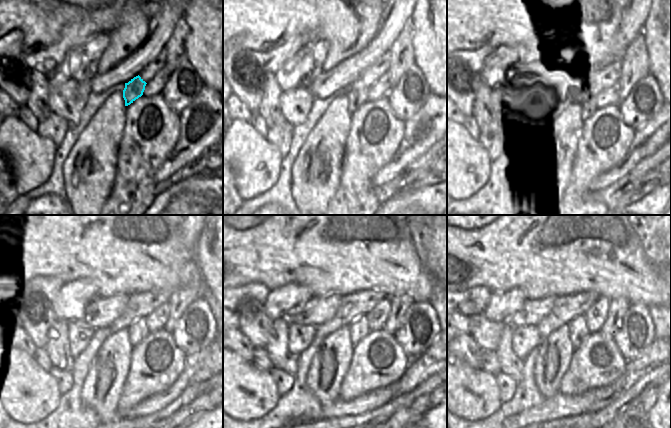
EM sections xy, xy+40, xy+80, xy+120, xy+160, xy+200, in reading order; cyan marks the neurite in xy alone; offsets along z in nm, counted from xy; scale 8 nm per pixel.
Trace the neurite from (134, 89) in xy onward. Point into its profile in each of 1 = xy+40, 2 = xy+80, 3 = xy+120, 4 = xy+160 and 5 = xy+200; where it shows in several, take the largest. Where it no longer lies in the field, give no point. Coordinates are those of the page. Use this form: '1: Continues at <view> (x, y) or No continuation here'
1: Continues at xy+40 (358, 93)
2: Continues at xy+80 (584, 102)
3: Continues at xy+120 (137, 330)
4: Continues at xy+160 (359, 329)
5: Continues at xy+200 (578, 330).

